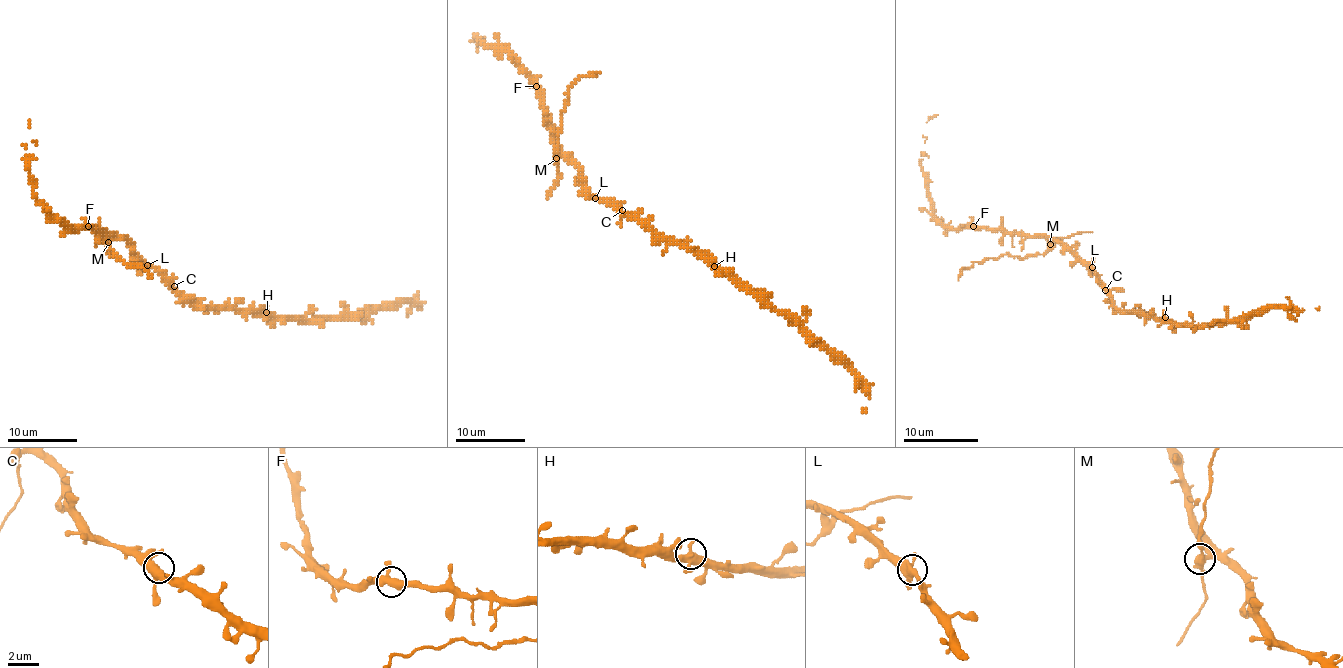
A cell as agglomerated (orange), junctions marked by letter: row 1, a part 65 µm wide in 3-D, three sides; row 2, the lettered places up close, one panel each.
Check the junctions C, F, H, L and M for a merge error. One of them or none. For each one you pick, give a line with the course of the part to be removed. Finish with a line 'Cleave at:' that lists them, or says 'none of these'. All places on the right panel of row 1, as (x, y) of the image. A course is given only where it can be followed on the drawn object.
M: foreign part runs (1049, 243), (1042, 254), (1020, 258), (1001, 254), (977, 262), (962, 269), (958, 280)
Cleave at: M

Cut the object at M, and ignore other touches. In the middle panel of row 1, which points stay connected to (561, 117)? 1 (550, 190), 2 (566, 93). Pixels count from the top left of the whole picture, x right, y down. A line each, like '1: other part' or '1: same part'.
1: same part
2: same part

